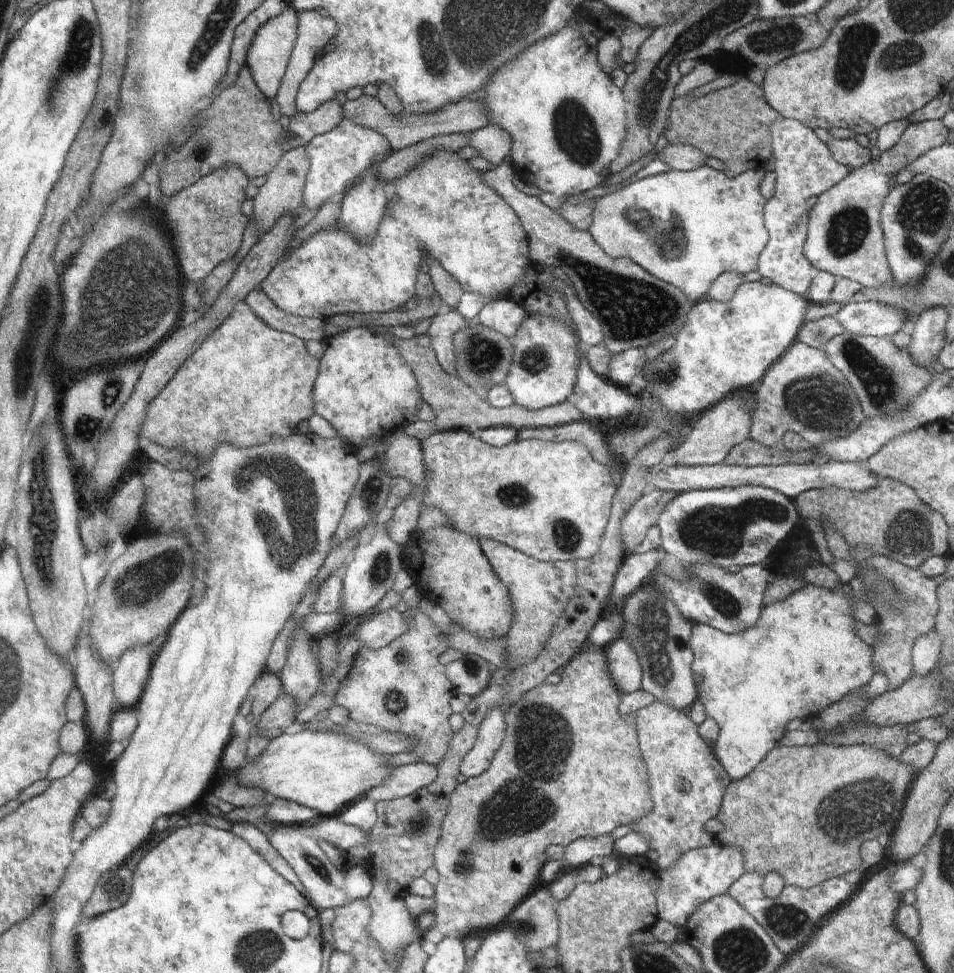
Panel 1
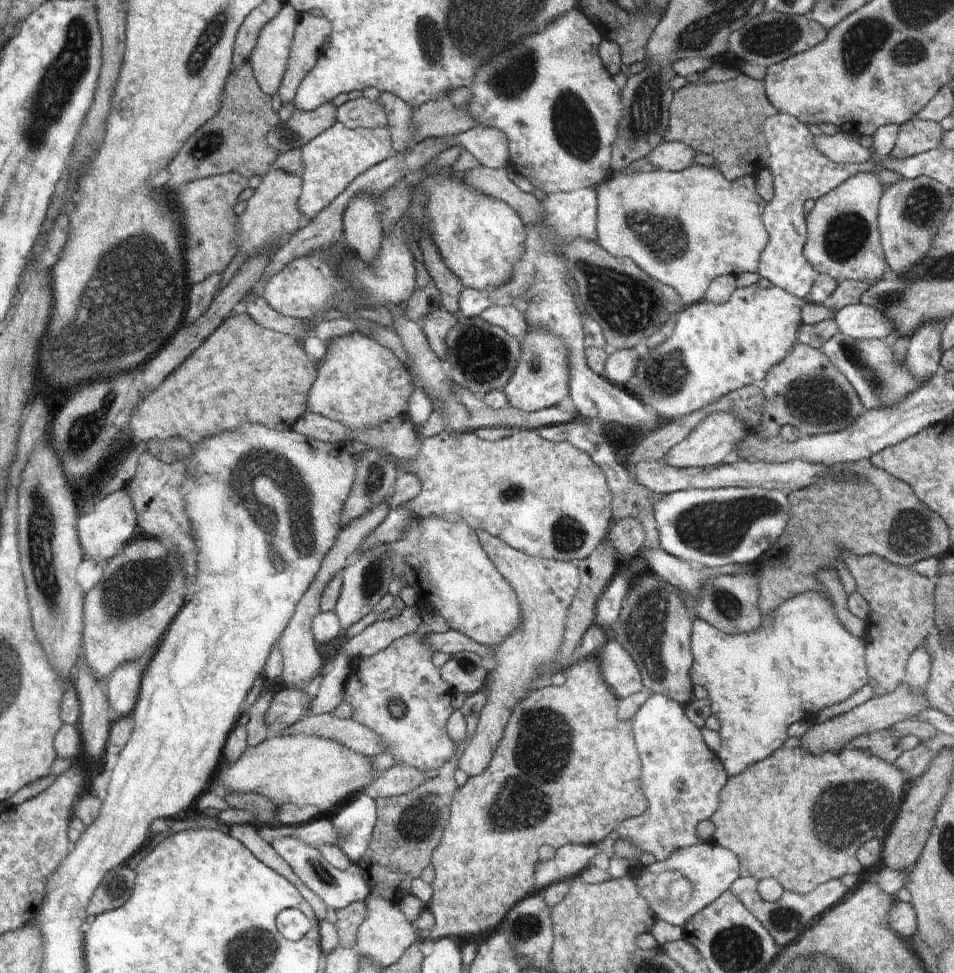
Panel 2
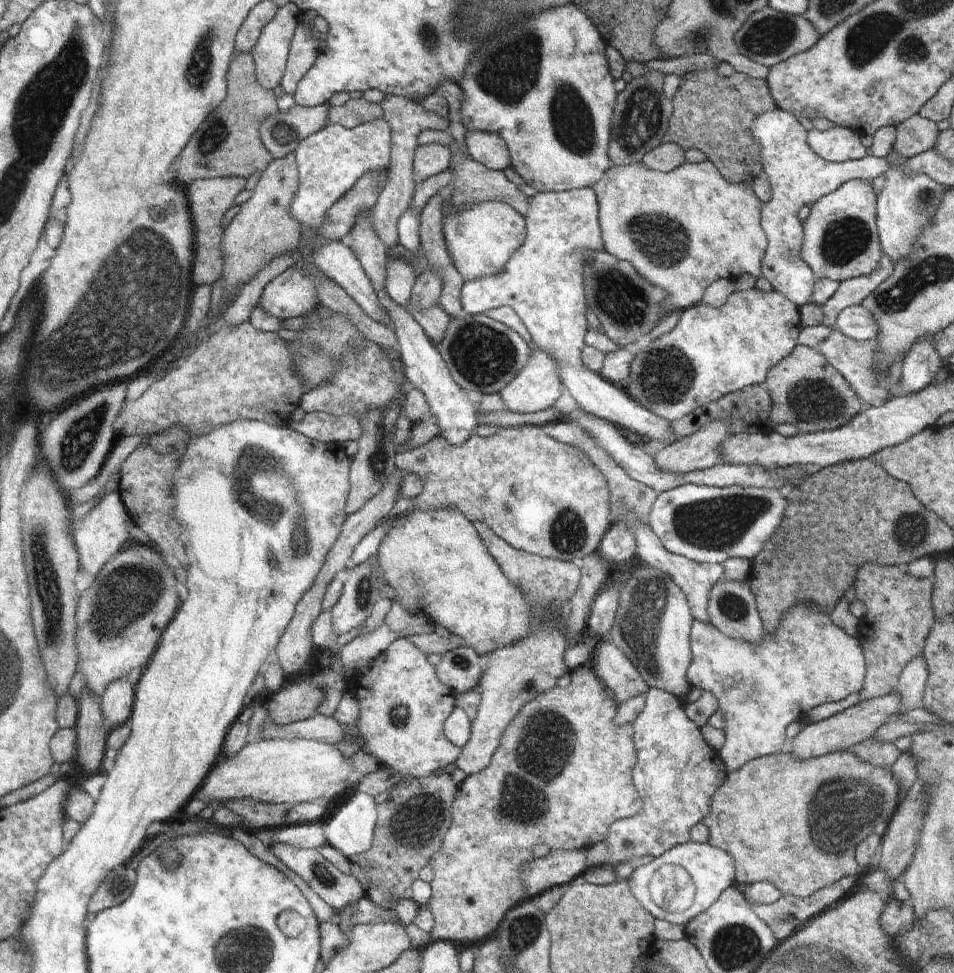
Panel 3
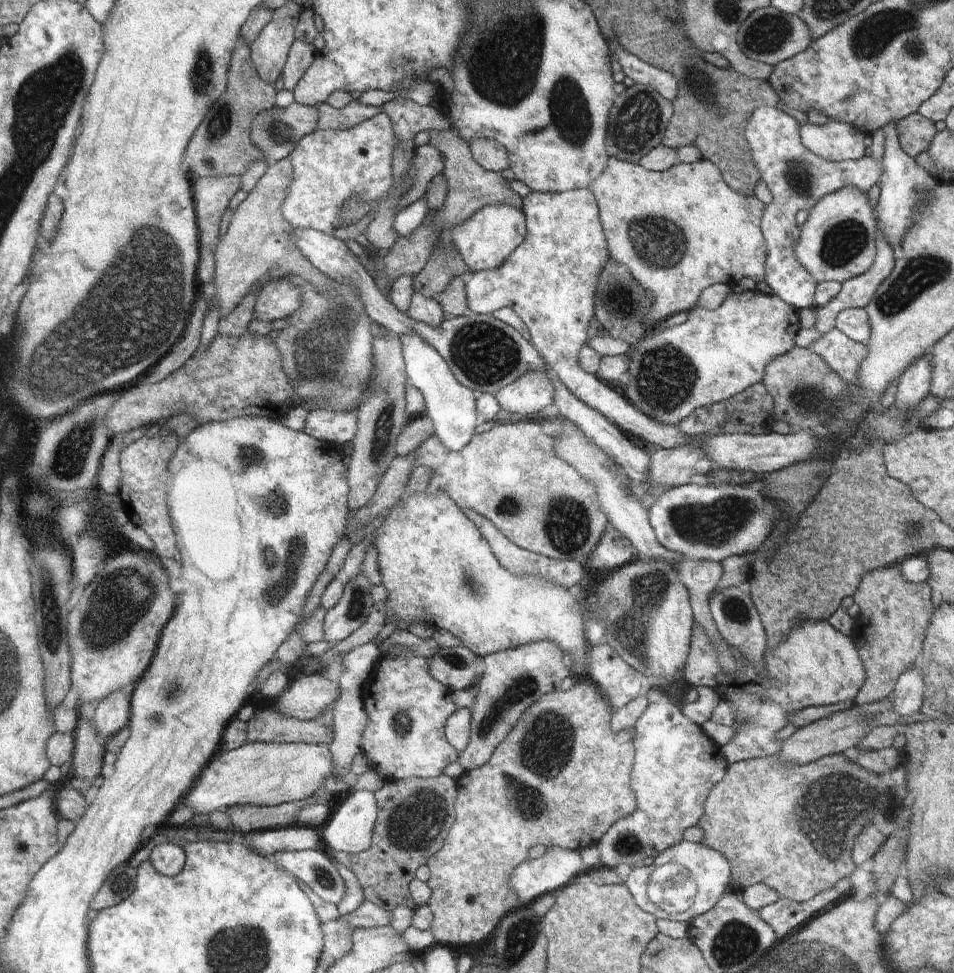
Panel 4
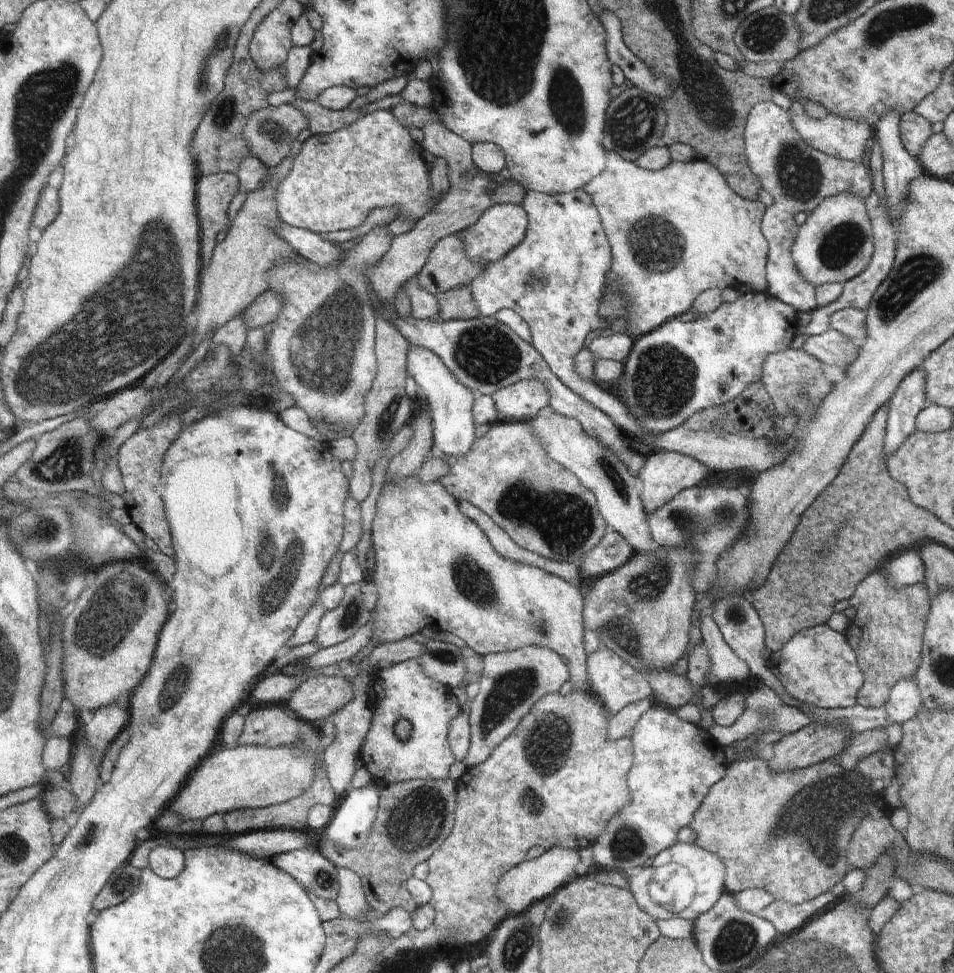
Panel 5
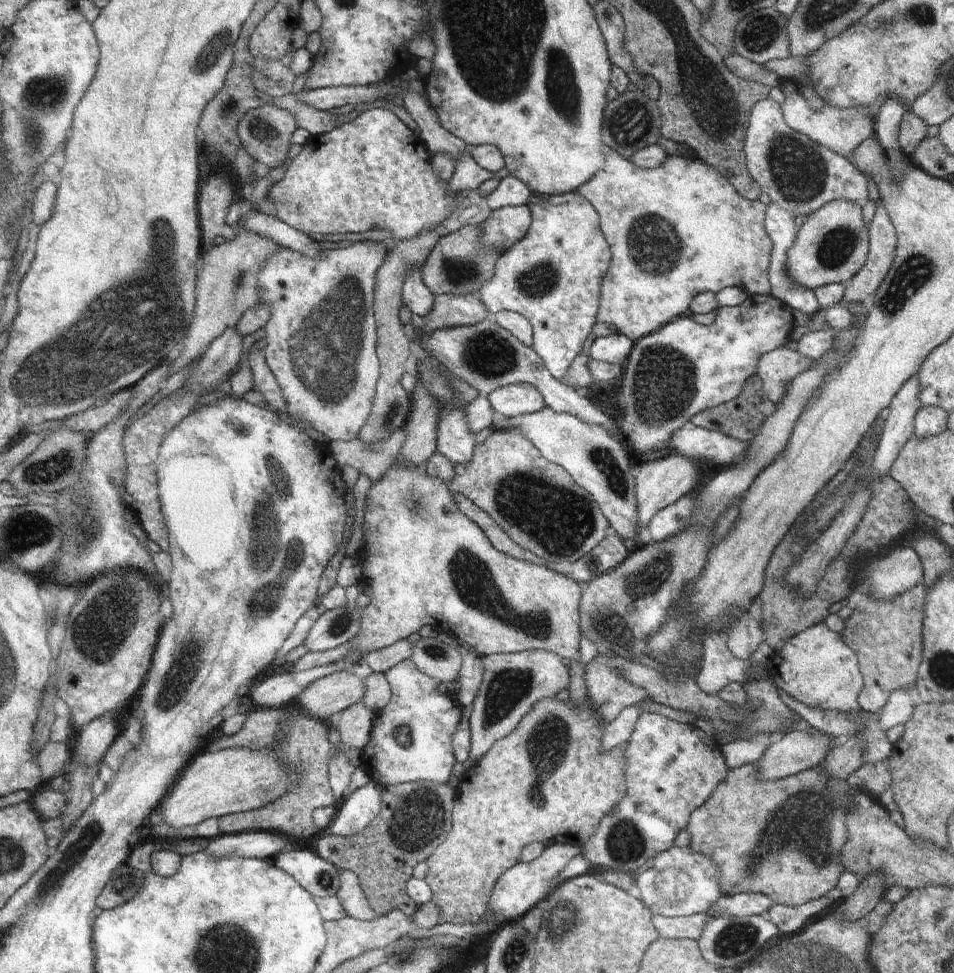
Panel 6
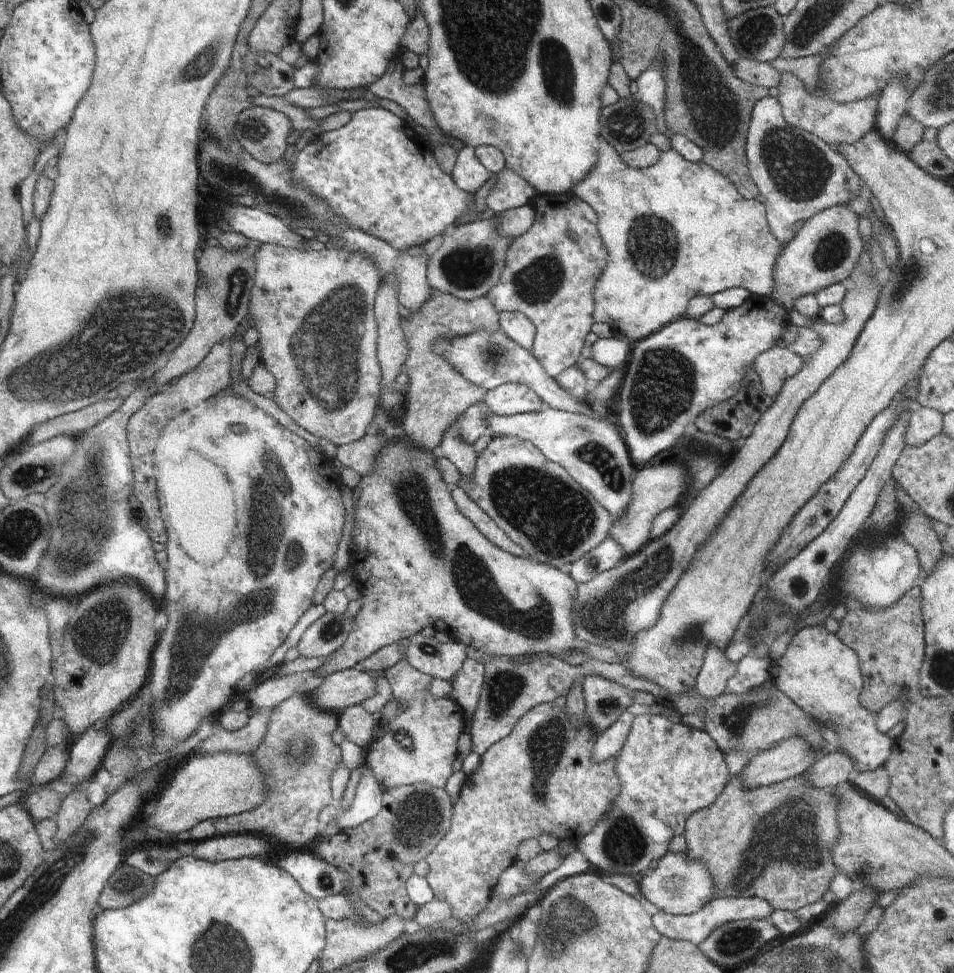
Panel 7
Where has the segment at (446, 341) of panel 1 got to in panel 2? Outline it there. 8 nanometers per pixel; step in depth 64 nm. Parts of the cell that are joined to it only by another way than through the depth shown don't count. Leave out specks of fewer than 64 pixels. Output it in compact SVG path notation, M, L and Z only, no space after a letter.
M443 307L428 314L419 322L432 351L444 361L445 355L447 354L446 339L448 332L457 323L458 320Z

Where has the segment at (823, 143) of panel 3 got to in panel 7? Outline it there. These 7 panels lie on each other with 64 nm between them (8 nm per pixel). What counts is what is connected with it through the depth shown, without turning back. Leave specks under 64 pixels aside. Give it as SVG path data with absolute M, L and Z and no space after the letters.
M784 72L784 74L781 74L781 78L782 80L780 80L780 84L777 86L779 94L777 99L782 105L786 124L814 134L816 138L820 138L828 146L837 150L840 148L840 144L854 144L854 142L858 142L874 128L879 94L868 96L864 100L849 102L848 104L838 104L838 102L832 102L832 99L826 96L826 88L824 88L822 82L820 82L820 86L817 86L816 92L810 94L804 88L802 80L797 79L794 74Z

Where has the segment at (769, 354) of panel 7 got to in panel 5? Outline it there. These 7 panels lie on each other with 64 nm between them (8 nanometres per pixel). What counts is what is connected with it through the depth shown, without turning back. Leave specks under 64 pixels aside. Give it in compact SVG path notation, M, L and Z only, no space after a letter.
M788 349L784 352L775 352L770 354L766 360L764 360L764 366L762 366L762 384L772 399L773 405L775 406L776 414L779 417L784 418L786 414L794 414L796 420L800 419L810 422L818 410L818 406L822 404L822 400L832 392L834 383L830 382L824 371L821 368L822 362L816 360L814 356L806 354L802 349Z

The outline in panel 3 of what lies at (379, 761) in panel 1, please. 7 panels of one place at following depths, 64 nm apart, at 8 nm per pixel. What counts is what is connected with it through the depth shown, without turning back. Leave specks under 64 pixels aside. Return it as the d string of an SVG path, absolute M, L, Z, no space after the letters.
M260 739L248 742L237 754L220 754L207 772L201 786L192 796L202 800L206 807L213 803L224 804L229 801L253 799L257 802L270 805L300 805L303 803L320 802L326 804L334 796L342 794L359 781L360 775L353 769L353 760L346 759L334 745L325 744L307 739Z

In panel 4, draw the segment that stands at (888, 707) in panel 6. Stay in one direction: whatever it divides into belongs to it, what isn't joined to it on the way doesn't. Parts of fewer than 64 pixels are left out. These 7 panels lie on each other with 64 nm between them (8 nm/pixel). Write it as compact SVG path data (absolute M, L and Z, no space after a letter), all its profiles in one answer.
M919 664L904 670L897 678L892 694L892 713L906 718L921 712L924 678Z

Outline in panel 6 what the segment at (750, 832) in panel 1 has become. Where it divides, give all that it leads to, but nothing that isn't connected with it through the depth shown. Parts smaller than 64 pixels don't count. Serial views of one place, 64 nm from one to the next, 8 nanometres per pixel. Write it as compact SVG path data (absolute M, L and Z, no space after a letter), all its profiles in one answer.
M756 762L729 769L726 780L720 782L720 784L714 788L712 796L710 796L702 806L692 811L690 820L685 828L686 832L690 834L690 838L692 838L689 847L692 848L694 852L698 852L698 854L708 856L708 858L718 866L718 870L720 870L720 892L722 892L722 895L736 895L742 892L760 892L760 894L766 894L766 896L772 900L773 904L790 906L792 908L806 904L807 902L824 896L826 892L836 887L840 875L846 871L846 868L842 866L841 860L843 846L848 840L848 832L846 832L846 826L844 826L846 814L850 814L850 812L856 810L858 801L862 804L863 802L867 803L867 801L876 802L876 804L882 806L880 797L876 796L876 794L871 794L871 792L860 788L856 788L857 794L855 794L854 790L855 785L852 780L836 780L836 778L828 780L828 776L826 776L826 772L822 770L821 765L810 768L810 770L798 772L792 776L786 776L786 778L778 778L778 780L760 780L760 770L758 770Z

